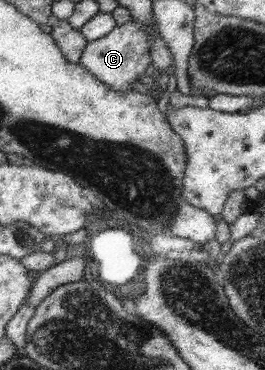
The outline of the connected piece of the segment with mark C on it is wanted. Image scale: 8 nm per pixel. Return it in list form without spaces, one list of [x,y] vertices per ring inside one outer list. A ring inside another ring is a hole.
[[[130,20],[120,26],[115,26],[106,36],[102,36],[98,40],[87,41],[78,65],[82,66],[84,70],[90,71],[100,82],[112,87],[112,90],[126,93],[130,89],[129,84],[132,81],[138,81],[138,76],[144,74],[151,63],[150,32],[155,29],[154,24],[154,20],[149,20],[149,22]]]

